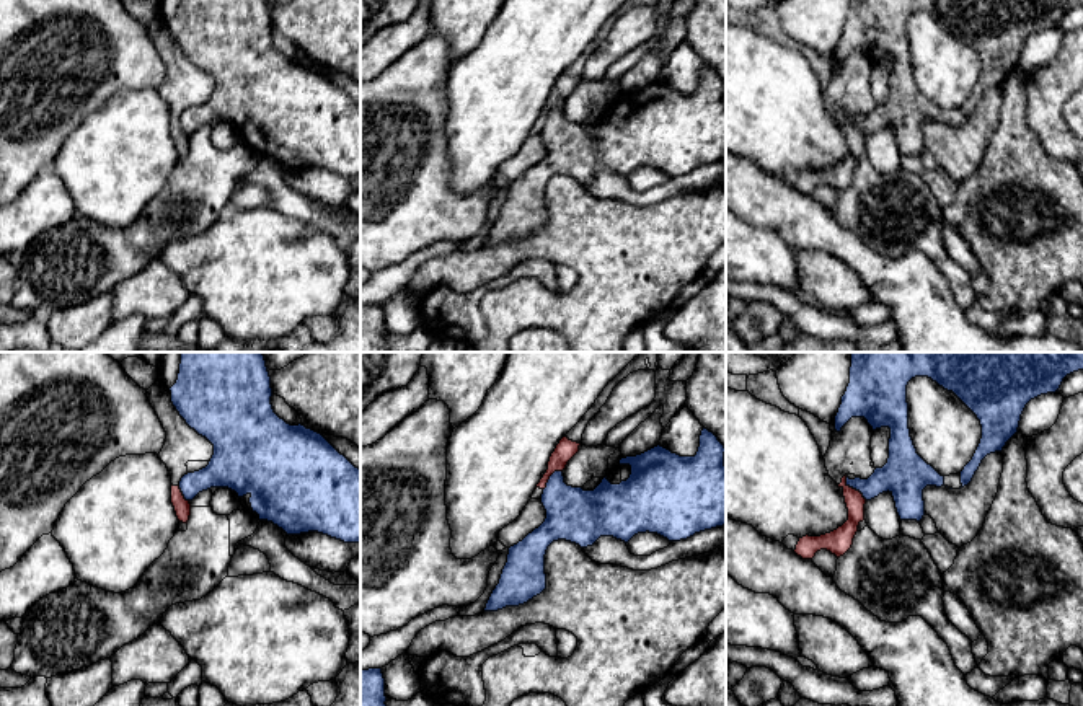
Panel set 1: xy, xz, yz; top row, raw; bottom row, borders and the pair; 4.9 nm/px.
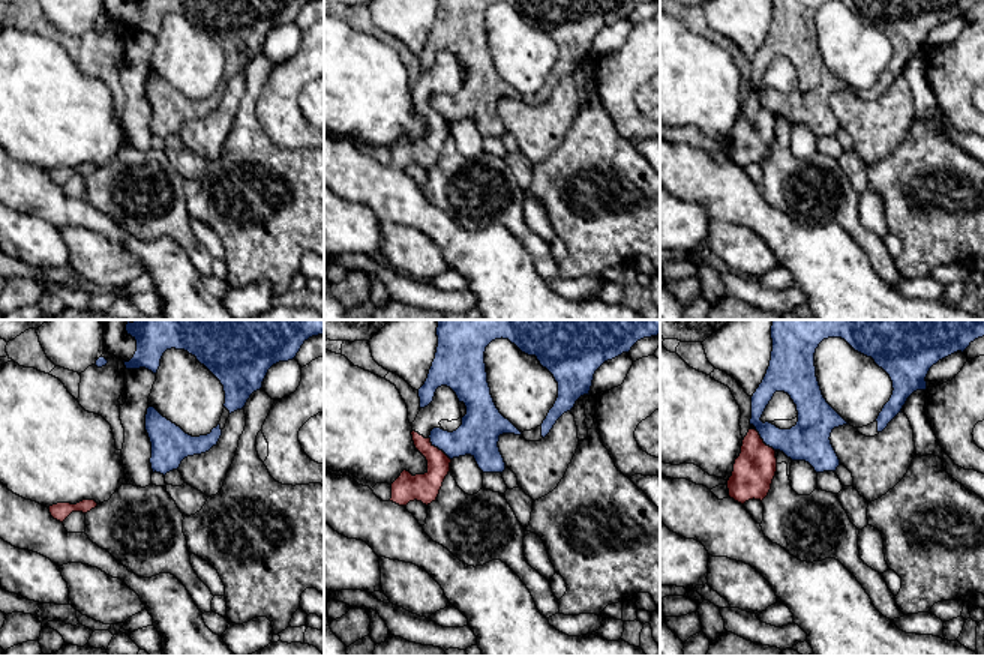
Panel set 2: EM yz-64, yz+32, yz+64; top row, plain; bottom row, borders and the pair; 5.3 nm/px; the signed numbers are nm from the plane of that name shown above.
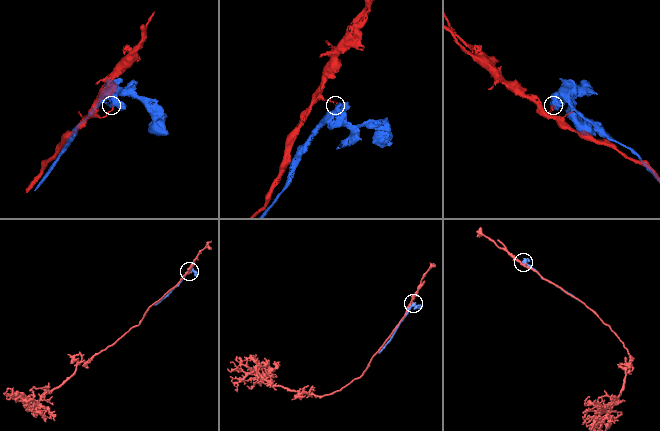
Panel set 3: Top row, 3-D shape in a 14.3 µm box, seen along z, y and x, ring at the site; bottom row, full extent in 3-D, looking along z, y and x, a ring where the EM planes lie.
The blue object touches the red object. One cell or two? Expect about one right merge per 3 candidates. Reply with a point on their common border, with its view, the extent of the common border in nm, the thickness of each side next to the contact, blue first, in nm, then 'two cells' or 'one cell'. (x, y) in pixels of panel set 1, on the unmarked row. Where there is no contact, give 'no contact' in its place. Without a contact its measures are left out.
contact yz (853, 123); length 160 nm; calibres 200 and 100 nm; two cells

